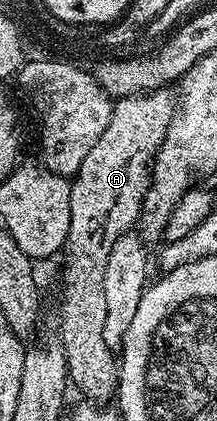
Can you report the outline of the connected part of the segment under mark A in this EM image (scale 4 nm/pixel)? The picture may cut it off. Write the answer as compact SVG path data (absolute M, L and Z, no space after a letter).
M169 89L154 90L150 94L137 94L120 98L114 102L112 120L100 135L100 140L92 144L92 152L84 156L78 173L70 183L72 196L72 220L68 224L68 236L64 247L66 254L66 276L62 280L62 335L60 341L66 357L66 372L69 381L82 394L87 394L94 404L106 404L115 397L118 388L118 367L115 351L108 348L104 340L104 319L108 312L108 296L104 296L104 268L112 252L112 244L120 240L124 233L133 231L141 219L142 206L146 203L146 193L150 191L154 154L158 145L166 139L168 124L176 117L176 98Z

